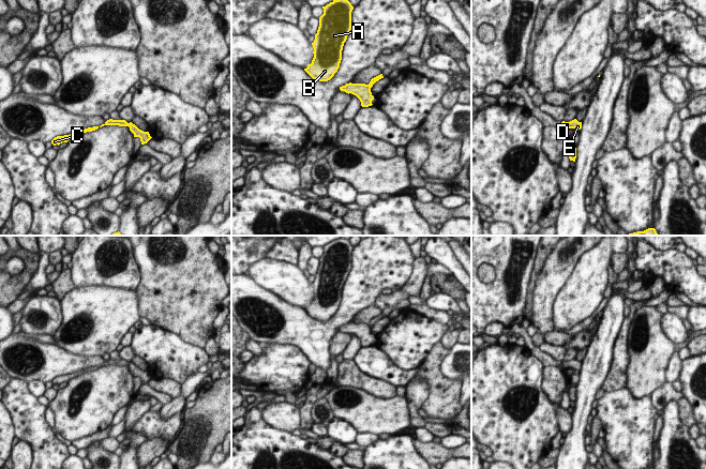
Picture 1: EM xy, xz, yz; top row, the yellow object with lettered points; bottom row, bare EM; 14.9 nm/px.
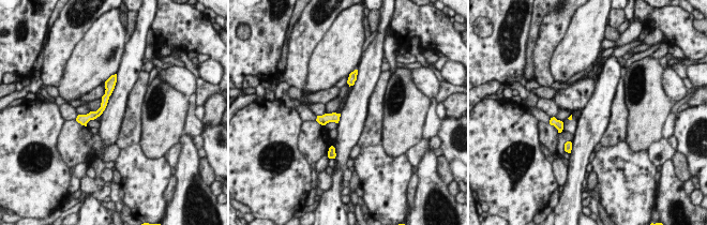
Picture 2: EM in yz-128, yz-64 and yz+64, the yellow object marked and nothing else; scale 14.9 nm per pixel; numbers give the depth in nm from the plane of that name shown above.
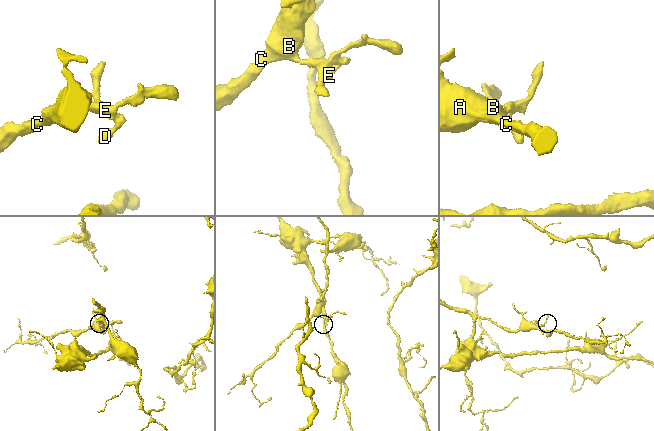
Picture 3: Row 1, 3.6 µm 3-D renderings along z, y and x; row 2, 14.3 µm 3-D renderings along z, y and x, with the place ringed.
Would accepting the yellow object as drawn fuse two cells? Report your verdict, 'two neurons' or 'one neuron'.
two neurons

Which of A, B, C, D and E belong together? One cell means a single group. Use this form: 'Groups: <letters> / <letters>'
Groups: A B C E / D

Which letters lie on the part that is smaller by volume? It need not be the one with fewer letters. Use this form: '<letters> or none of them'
D

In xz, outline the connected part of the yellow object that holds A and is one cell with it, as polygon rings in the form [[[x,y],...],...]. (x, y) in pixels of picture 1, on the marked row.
[[[333,0],[322,6],[319,27],[312,43],[314,58],[304,71],[319,81],[330,80],[340,67],[344,43],[351,30],[354,6],[348,0]]]

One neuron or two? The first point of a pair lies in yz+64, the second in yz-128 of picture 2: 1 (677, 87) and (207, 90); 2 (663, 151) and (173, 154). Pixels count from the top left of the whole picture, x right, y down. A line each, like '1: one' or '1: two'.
1: two
2: one

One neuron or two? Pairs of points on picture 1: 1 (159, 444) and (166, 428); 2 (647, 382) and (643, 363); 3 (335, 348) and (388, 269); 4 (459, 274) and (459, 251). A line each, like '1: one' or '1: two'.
1: two
2: one
3: two
4: two

